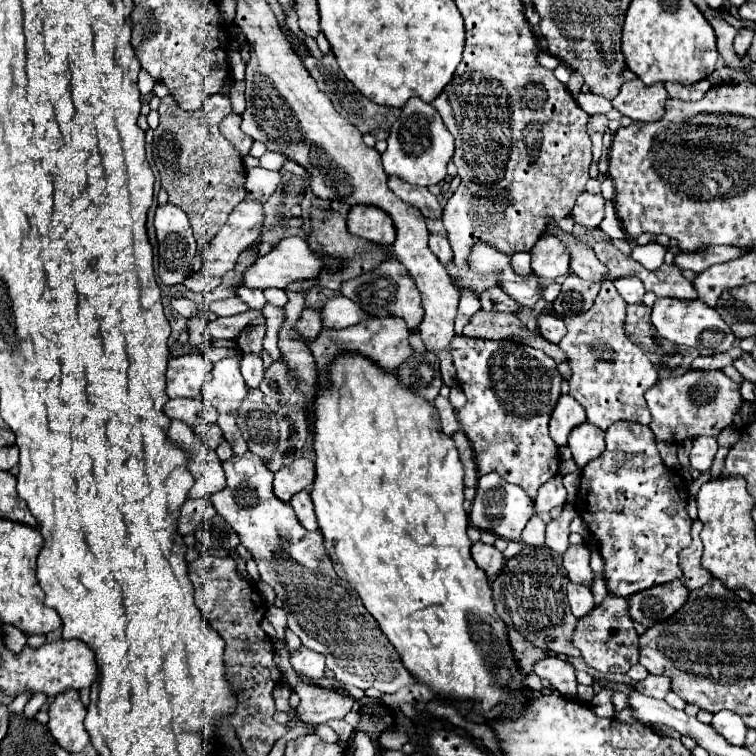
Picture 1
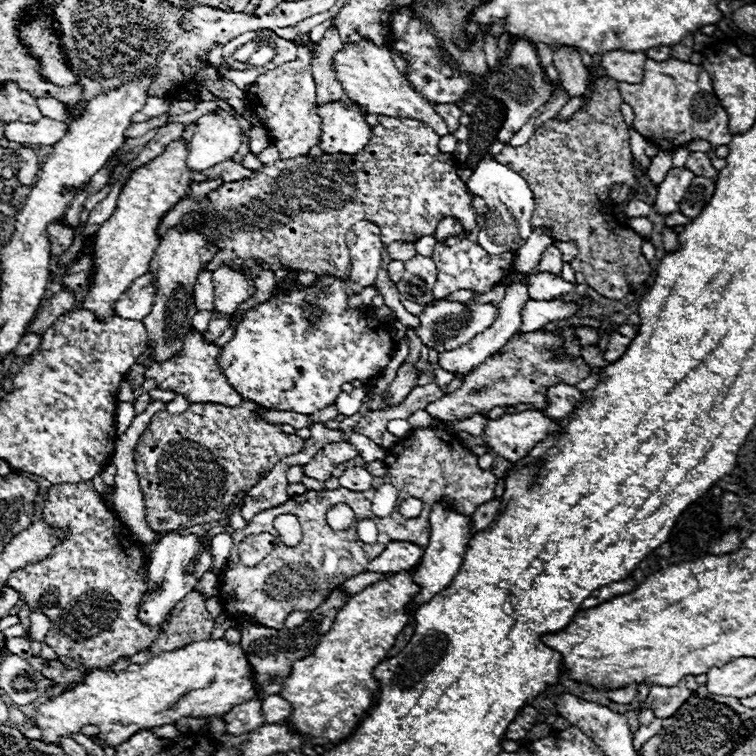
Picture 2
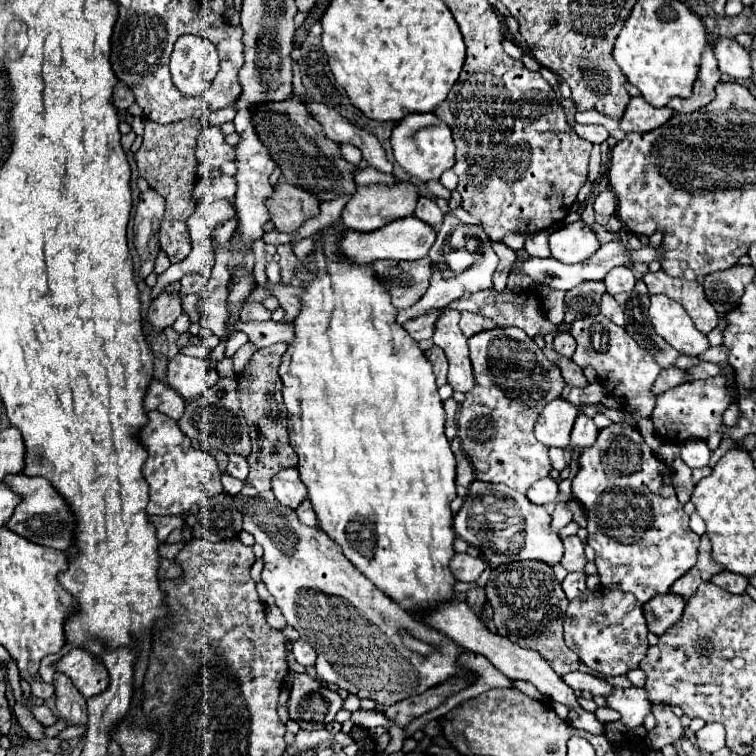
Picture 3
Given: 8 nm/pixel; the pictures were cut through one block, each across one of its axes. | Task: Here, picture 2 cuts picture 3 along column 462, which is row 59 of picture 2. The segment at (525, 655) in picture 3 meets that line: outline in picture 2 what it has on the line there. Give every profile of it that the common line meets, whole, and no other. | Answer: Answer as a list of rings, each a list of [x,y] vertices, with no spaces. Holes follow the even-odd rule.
[[[614,50],[600,56],[600,66],[606,70],[606,74],[618,82],[628,84],[640,84],[642,72],[648,56],[644,52],[626,52],[626,50]]]

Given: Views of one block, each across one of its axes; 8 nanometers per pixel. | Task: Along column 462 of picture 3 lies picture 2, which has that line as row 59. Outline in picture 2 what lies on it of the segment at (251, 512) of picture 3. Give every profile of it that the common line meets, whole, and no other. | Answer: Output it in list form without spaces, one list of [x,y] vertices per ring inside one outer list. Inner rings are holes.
[[[646,60],[646,70],[644,70],[644,78],[640,84],[620,84],[620,94],[622,100],[626,104],[632,106],[634,110],[634,126],[636,130],[650,142],[654,142],[656,146],[670,150],[682,144],[688,144],[694,138],[702,138],[708,140],[712,144],[712,148],[716,146],[726,146],[732,138],[730,130],[728,130],[728,114],[726,110],[720,106],[714,90],[712,90],[712,80],[710,74],[706,70],[702,70],[696,64],[690,62],[682,62],[682,60],[664,60],[664,62],[656,62],[656,60]]]

